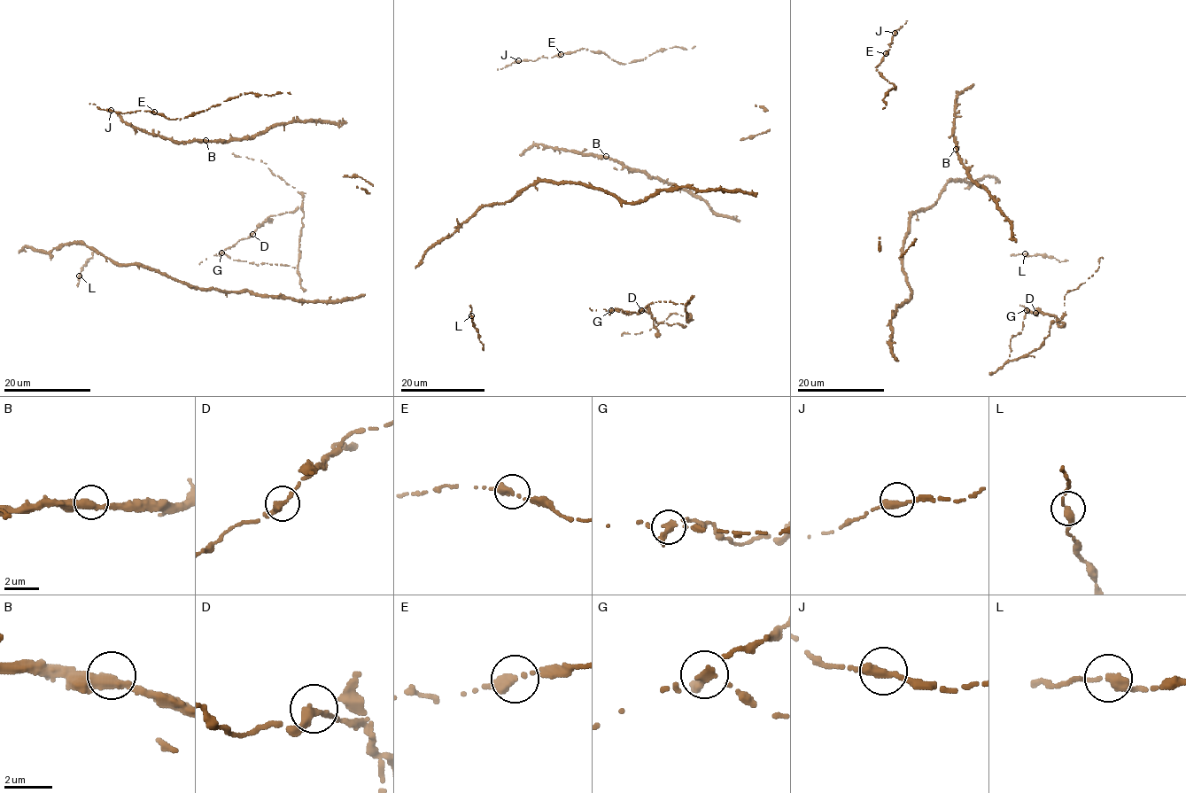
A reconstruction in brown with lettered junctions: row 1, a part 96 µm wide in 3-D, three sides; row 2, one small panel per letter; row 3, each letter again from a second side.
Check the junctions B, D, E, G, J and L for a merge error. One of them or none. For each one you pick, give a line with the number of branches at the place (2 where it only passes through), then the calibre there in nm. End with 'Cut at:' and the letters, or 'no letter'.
G: branches 2; calibre 320 nm
Cut at: G

